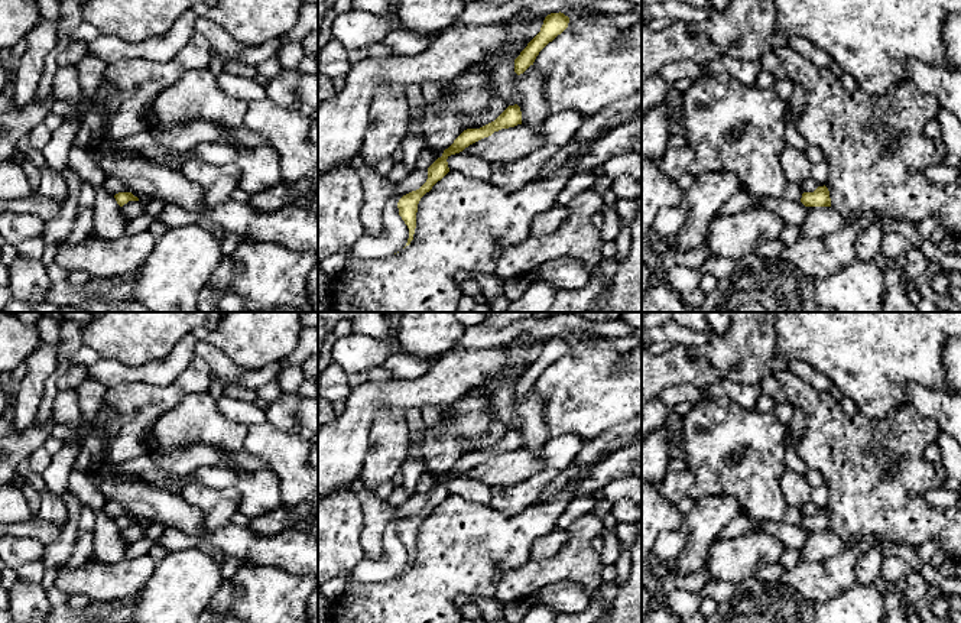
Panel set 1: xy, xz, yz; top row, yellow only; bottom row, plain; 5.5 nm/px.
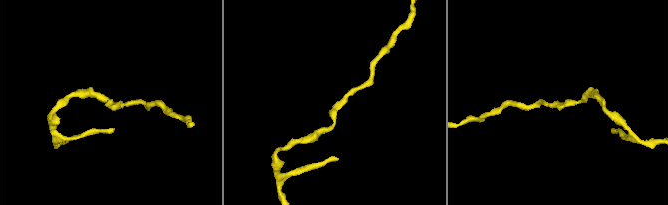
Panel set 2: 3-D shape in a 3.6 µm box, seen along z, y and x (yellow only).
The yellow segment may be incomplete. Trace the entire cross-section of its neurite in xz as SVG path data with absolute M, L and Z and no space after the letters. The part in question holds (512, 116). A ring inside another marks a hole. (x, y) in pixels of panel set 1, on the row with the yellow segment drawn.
M517 104L509 106L494 121L480 127L480 129L467 129L464 130L454 143L444 150L442 156L438 158L429 168L428 168L428 179L426 182L416 191L412 191L406 195L403 195L399 202L399 215L405 221L405 224L409 228L409 239L406 246L410 244L413 240L415 228L416 228L416 212L418 212L418 204L421 198L432 189L432 186L441 181L448 172L448 162L447 159L451 155L462 152L470 145L491 136L494 132L499 132L501 129L514 127L517 124L522 124L522 111Z

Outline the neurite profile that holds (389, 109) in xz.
M380 85L371 103L373 124L367 130L361 156L374 171L377 162L392 158L400 146L409 121L409 104L399 85Z

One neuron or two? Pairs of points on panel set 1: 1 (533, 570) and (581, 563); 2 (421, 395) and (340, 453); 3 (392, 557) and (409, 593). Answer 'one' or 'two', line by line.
1: one
2: one
3: two

